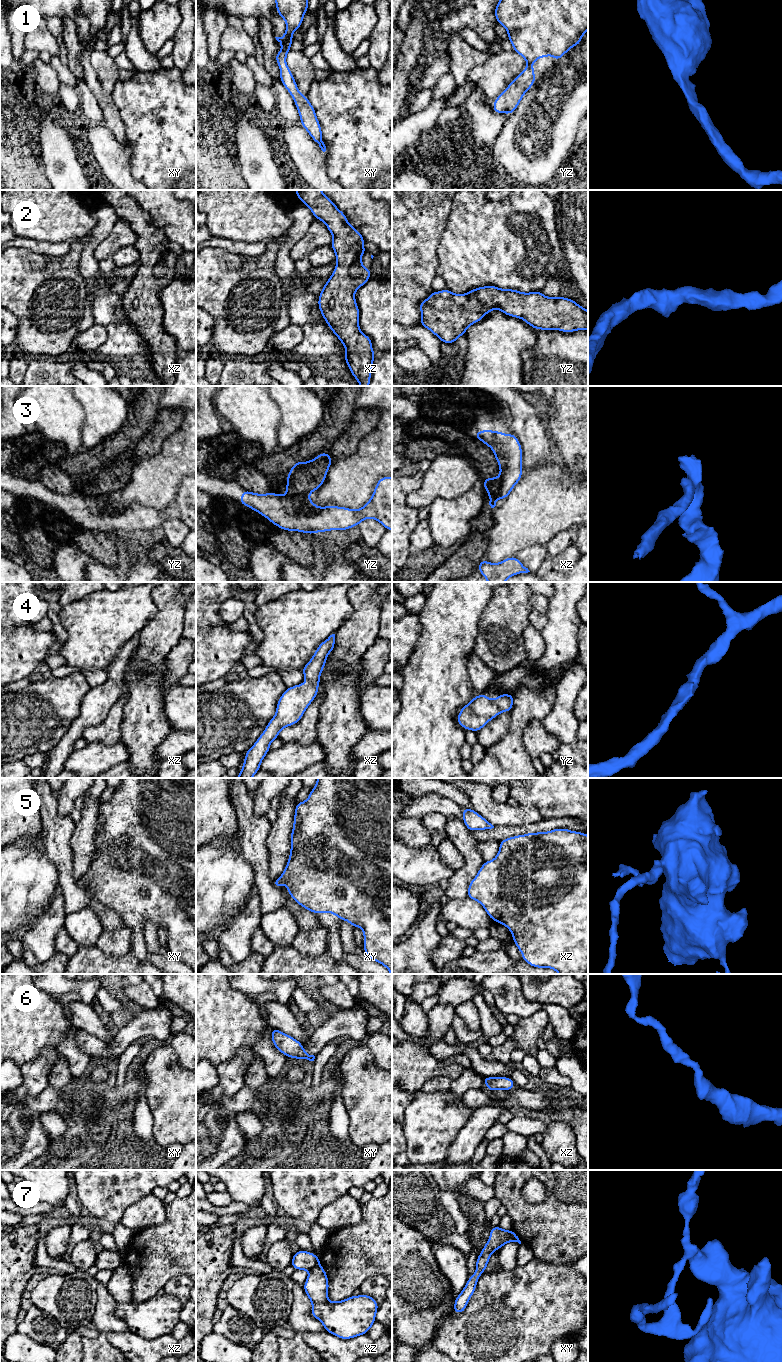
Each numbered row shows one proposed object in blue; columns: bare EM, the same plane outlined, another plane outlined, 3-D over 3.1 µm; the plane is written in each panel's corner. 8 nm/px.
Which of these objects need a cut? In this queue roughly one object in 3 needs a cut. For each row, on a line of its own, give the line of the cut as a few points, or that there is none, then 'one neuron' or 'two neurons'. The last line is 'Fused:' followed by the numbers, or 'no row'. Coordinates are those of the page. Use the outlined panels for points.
1: cut none; one neuron
2: cut none; one neuron
3: cut yz (308, 493), (289, 495); two neurons
4: cut none; one neuron
5: cut none; one neuron
6: cut none; one neuron
7: cut xy (512, 1230), (508, 1241); two neurons
Fused: 3, 7

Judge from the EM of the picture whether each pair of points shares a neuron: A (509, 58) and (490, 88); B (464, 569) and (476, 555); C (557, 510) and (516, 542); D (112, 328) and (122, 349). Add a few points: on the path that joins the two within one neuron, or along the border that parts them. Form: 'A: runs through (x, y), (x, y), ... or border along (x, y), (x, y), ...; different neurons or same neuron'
A: runs through (504, 65), (492, 77), (492, 81); same neuron
B: runs through (465, 566), (473, 558); same neuron
C: runs through (547, 511), (526, 532); same neuron
D: runs through (117, 333), (122, 338), (122, 344); same neuron

